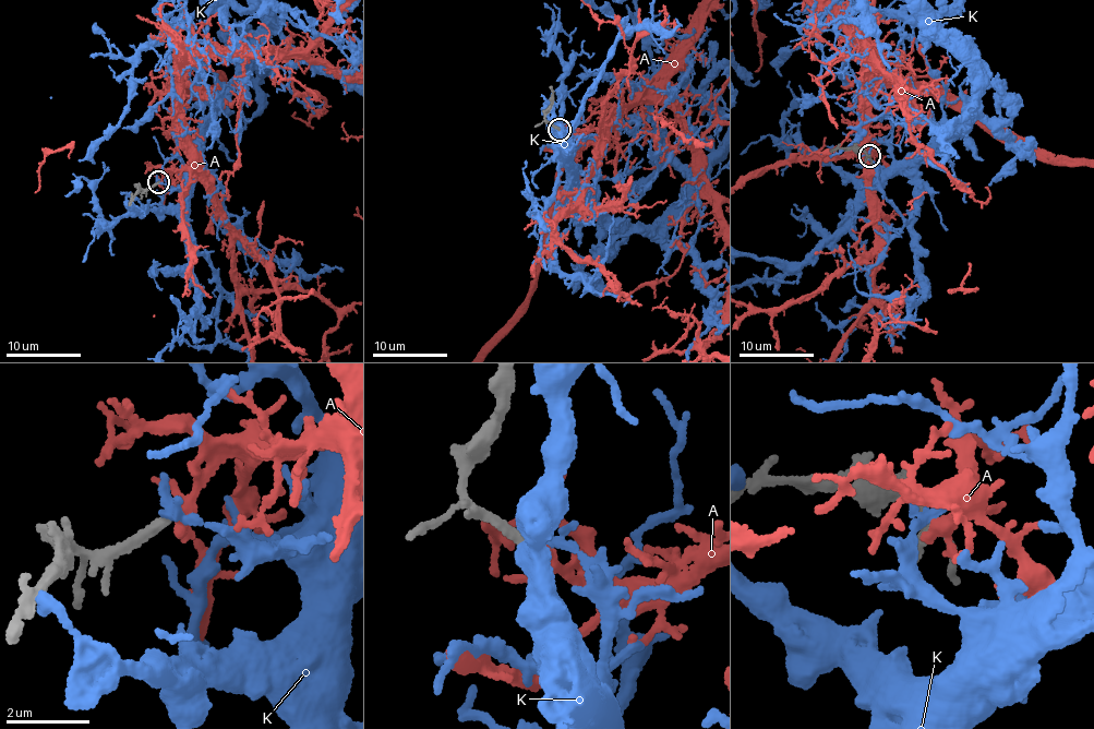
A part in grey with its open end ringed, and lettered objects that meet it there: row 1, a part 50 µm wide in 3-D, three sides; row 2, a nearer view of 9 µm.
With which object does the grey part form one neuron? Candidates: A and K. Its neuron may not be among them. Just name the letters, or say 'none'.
A

